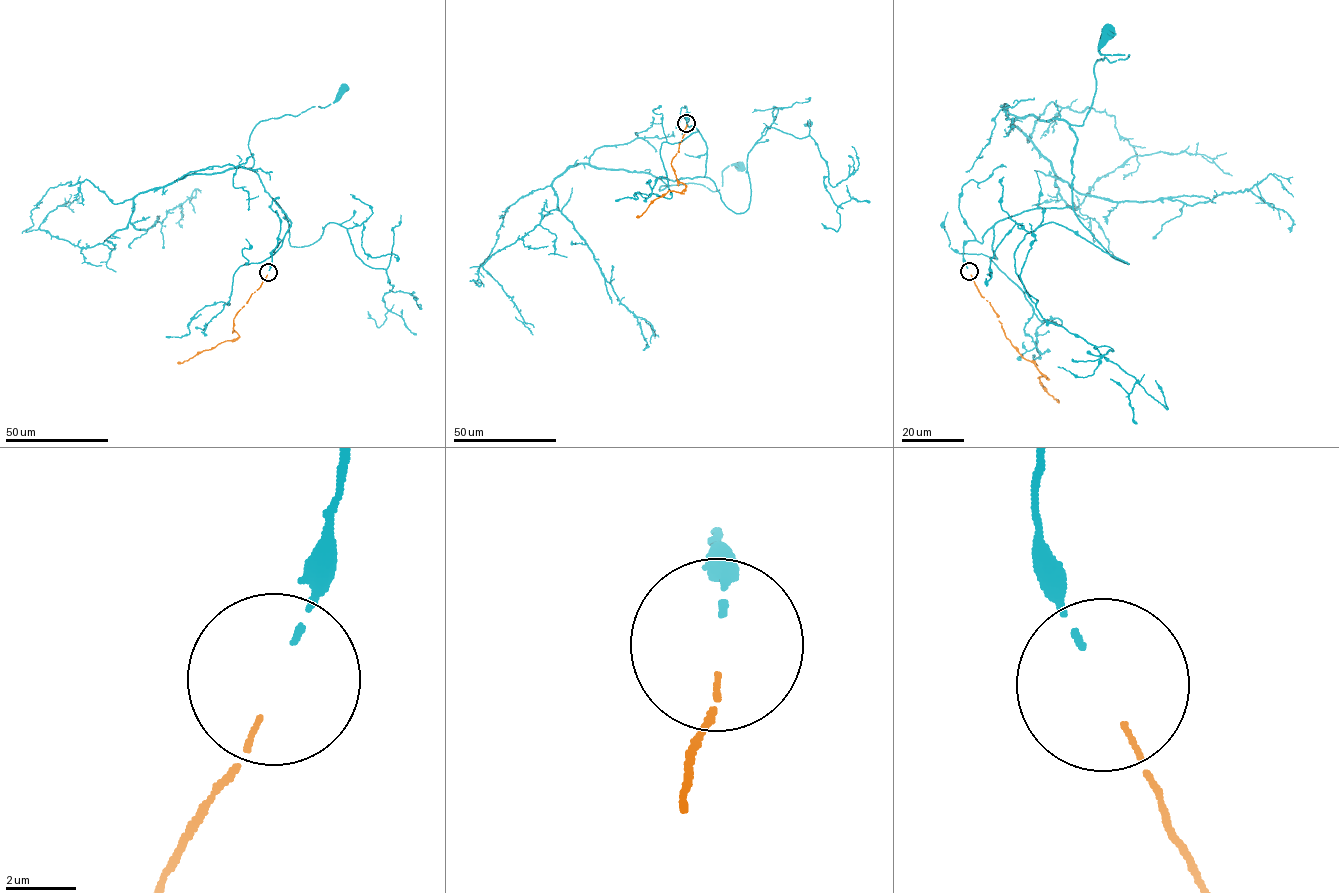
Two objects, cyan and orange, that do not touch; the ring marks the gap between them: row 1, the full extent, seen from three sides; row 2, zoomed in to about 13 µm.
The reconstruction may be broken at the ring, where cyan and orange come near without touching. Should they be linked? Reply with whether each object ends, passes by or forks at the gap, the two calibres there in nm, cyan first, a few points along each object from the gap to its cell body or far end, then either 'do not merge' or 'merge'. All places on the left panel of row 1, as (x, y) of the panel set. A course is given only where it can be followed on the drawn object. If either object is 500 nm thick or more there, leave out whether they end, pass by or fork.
cyan ends; orange ends; calibres 180 and 120 nm; course cyan (269, 270), (272, 250), (291, 223), (248, 169), (254, 162), (249, 135), (260, 122), (333, 103), (342, 89); course orange (267, 275), (233, 319), (233, 330), (238, 337), (177, 362); merge

